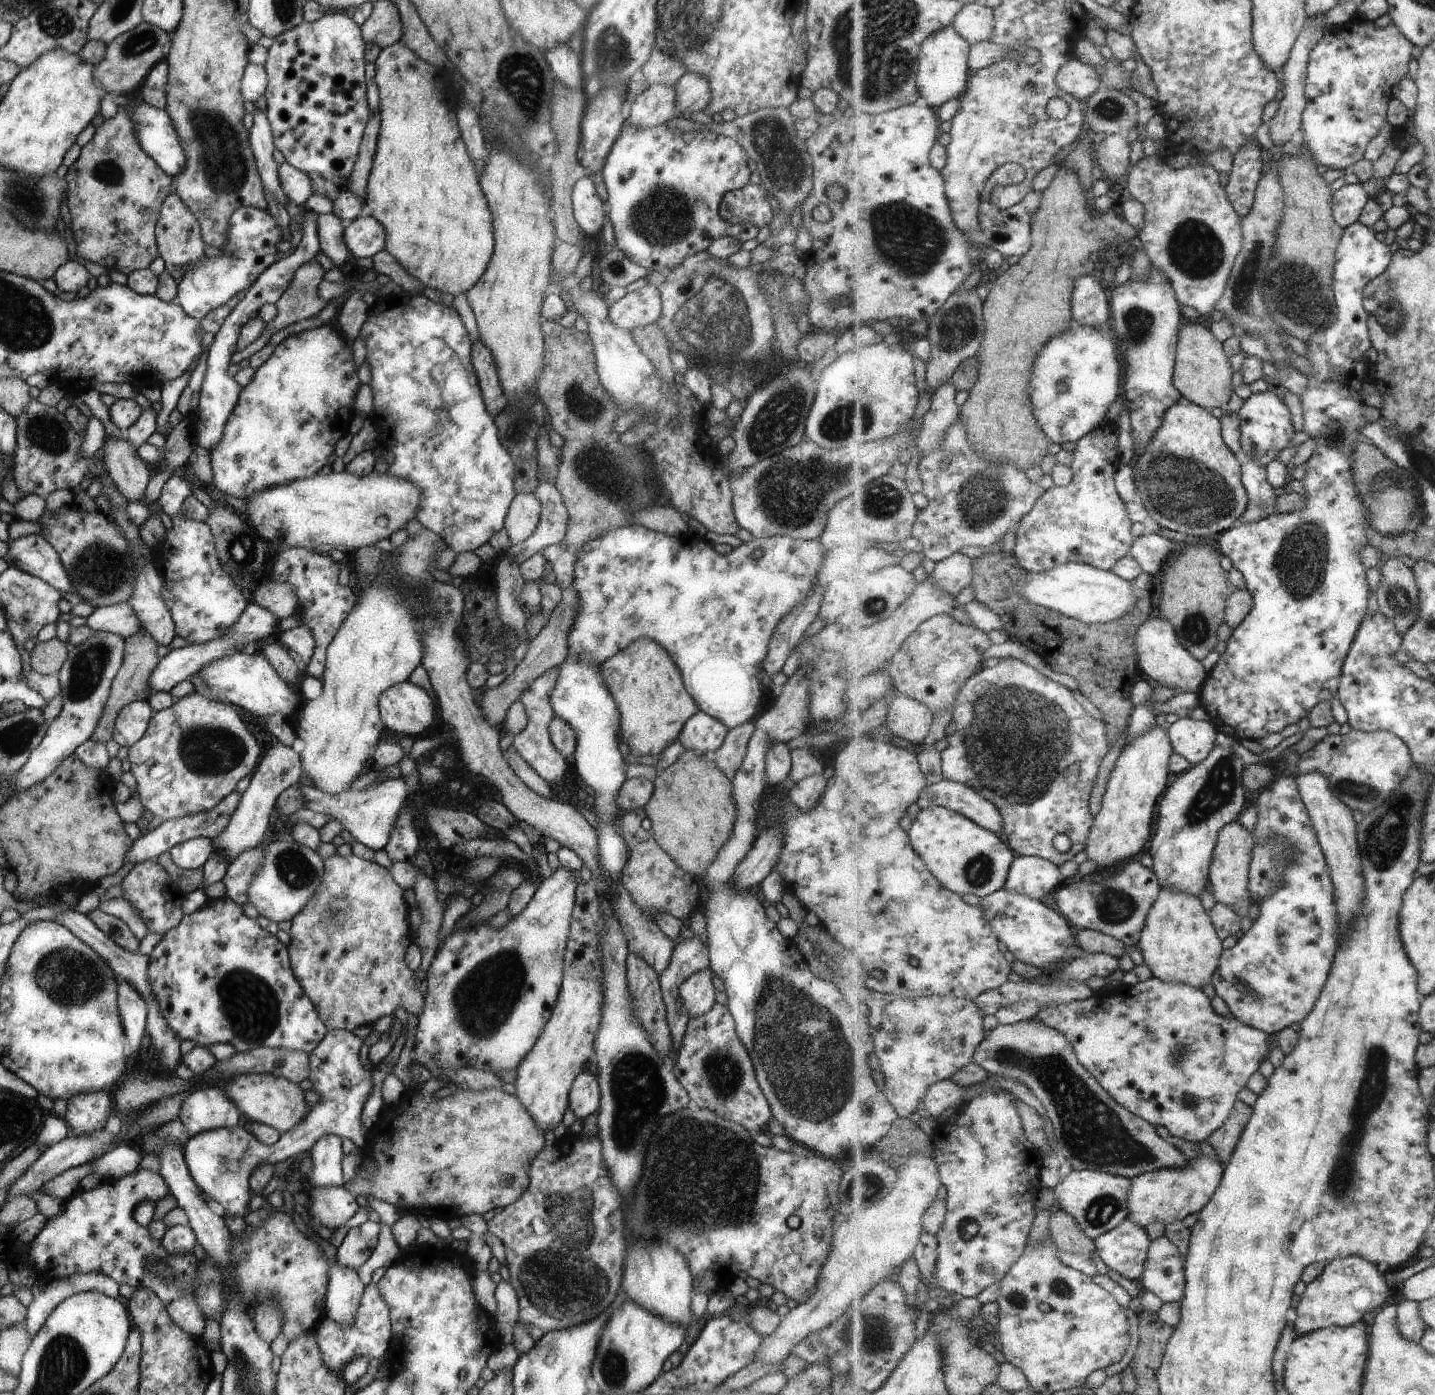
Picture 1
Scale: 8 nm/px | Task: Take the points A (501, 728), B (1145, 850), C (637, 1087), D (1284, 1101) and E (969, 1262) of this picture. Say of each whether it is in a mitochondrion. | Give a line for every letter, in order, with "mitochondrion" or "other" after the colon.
A: other
B: other
C: mitochondrion
D: other
E: other

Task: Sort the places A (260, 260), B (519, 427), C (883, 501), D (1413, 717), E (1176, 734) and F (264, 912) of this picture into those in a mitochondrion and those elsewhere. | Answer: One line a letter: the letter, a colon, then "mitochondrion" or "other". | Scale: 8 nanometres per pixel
A: other
B: mitochondrion
C: mitochondrion
D: other
E: other
F: other

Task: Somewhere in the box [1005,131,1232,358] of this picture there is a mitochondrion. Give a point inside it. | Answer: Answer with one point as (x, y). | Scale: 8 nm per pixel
(1194, 249)

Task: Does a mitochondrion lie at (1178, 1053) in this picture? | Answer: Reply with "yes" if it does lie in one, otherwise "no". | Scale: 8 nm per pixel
yes

